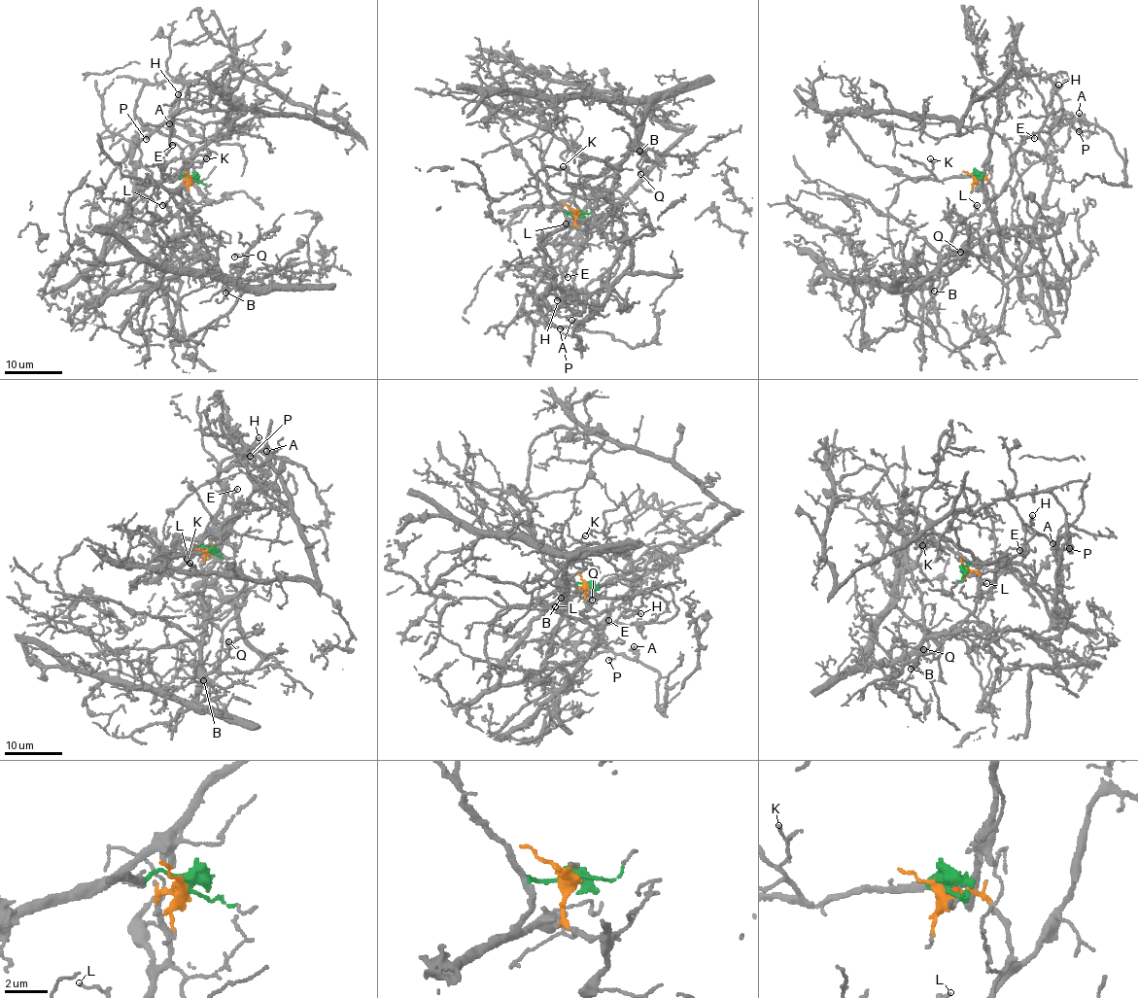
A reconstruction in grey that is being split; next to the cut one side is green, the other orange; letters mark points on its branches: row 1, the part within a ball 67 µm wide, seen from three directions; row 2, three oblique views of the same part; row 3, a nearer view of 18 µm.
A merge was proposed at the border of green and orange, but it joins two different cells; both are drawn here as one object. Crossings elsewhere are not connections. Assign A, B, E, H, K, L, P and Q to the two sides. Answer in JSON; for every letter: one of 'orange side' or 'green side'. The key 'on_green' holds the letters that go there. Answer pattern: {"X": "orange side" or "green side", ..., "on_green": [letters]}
{"A": "green side", "B": "orange side", "E": "orange side", "H": "green side", "K": "green side", "L": "orange side", "P": "green side", "Q": "orange side", "on_green": ["A", "H", "K", "P"]}

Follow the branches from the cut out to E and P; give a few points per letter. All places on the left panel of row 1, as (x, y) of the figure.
E: (191, 177), (184, 184), (188, 197), (184, 200), (179, 187), (183, 180), (183, 150), (177, 144), (173, 145)
P: (192, 177), (152, 184), (136, 195), (97, 263), (128, 208), (132, 143), (147, 127), (146, 139)

